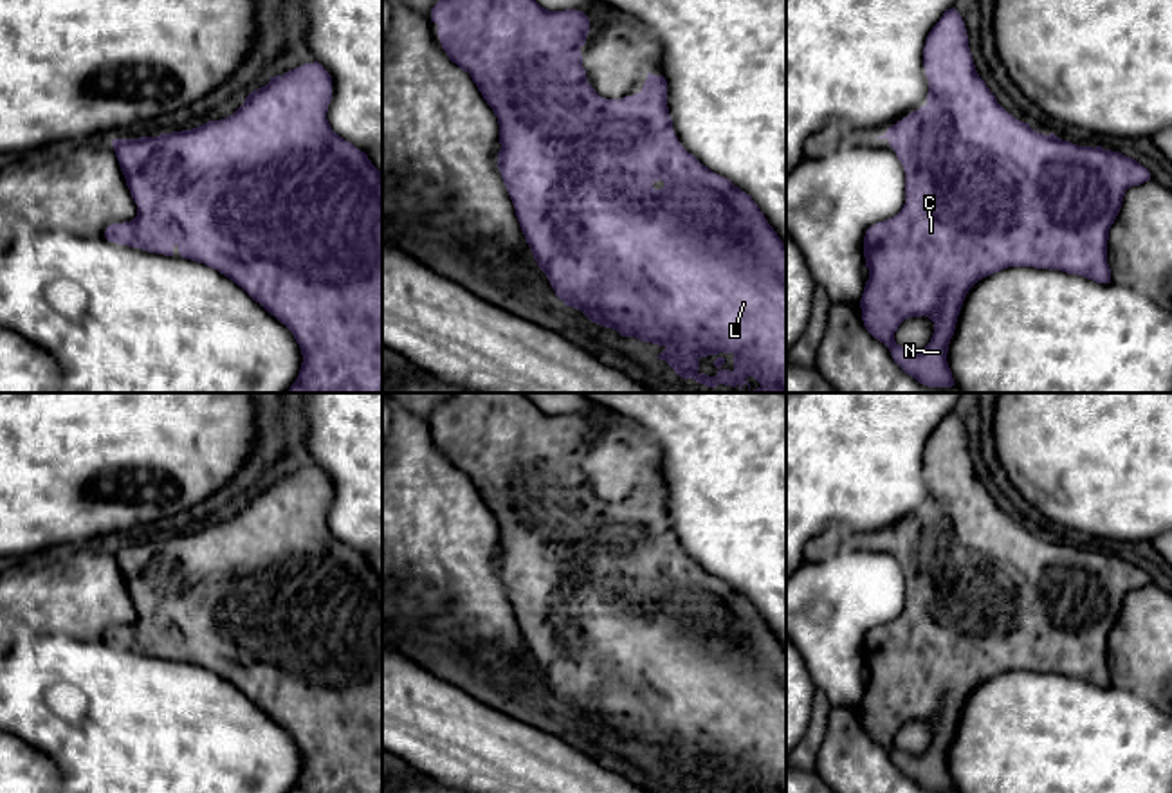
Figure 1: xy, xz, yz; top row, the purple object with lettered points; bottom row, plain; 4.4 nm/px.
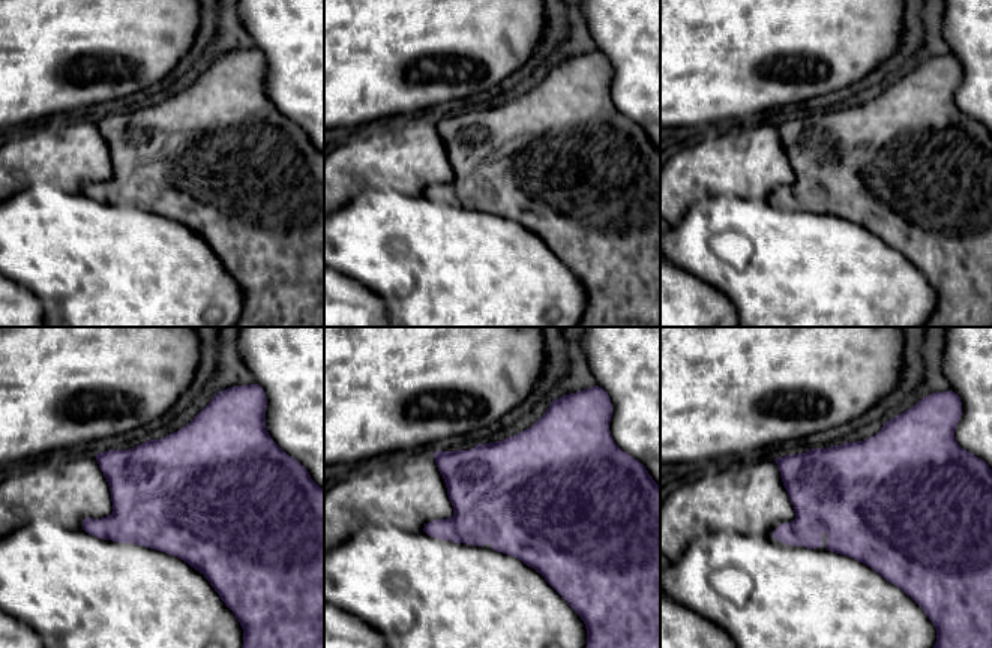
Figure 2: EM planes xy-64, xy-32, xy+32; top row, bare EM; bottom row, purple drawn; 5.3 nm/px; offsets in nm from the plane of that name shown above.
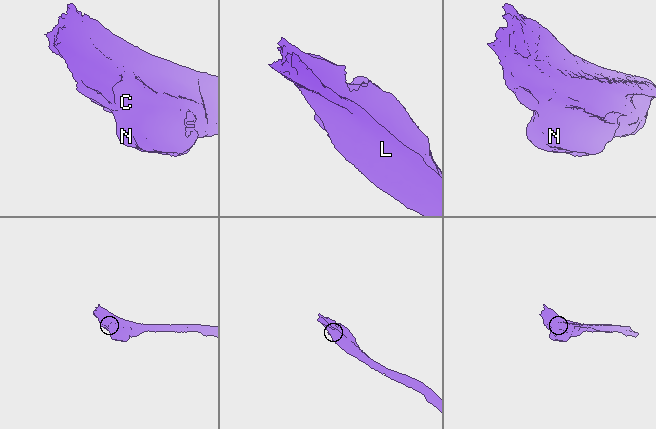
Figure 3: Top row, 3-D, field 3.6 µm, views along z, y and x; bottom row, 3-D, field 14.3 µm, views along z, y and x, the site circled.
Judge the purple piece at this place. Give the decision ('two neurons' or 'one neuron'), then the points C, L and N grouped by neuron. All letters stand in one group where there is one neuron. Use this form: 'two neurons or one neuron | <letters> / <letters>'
one neuron | C L N

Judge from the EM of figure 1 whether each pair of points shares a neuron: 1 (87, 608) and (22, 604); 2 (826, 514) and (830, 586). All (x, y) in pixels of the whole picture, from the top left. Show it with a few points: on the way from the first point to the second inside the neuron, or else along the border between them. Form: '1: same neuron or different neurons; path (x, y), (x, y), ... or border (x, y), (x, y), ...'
1: same neuron; path (71, 604), (38, 604)
2: different neurons; border (828, 545), (805, 561)

